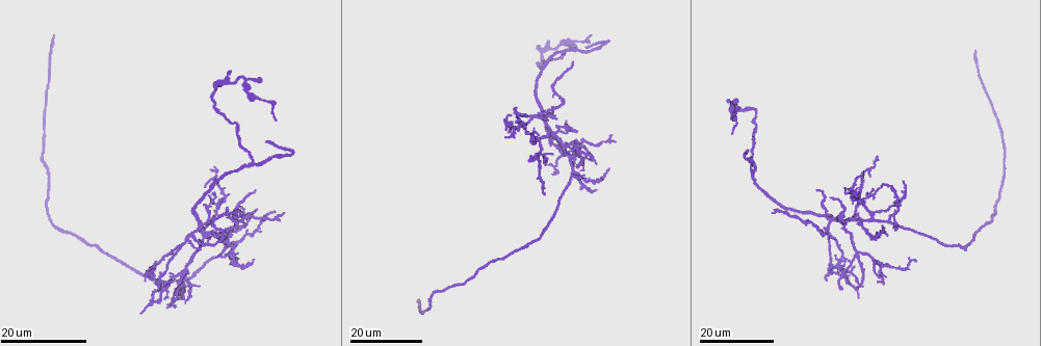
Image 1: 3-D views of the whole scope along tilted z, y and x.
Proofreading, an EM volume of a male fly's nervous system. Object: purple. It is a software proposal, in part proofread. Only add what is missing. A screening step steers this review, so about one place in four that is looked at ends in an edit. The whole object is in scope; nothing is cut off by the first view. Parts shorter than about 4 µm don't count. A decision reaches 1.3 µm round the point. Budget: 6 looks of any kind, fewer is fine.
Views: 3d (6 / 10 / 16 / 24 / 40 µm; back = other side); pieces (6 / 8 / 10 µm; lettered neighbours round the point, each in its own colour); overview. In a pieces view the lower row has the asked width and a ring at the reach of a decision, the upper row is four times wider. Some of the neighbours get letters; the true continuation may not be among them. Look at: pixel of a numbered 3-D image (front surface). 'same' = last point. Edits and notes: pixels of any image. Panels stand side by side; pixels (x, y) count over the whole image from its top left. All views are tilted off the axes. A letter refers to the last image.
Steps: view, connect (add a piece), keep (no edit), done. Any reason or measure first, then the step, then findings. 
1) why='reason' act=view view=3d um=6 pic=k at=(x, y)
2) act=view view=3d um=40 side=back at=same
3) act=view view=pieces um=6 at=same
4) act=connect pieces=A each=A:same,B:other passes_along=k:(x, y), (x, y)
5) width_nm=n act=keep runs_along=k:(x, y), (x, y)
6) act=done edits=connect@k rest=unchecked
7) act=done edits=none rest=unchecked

why='an open end' act=view view=3d um=16 pic=1 at=(866, 195)

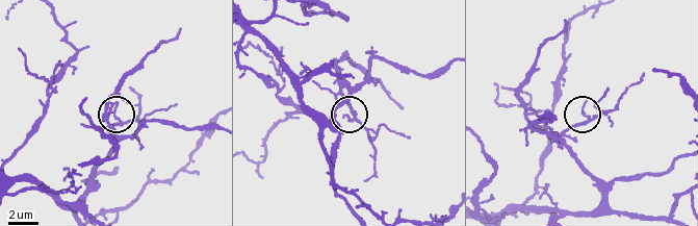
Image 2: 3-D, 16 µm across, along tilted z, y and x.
why='what lies round it' act=view view=pieces um=6 pic=2 at=(117, 105)

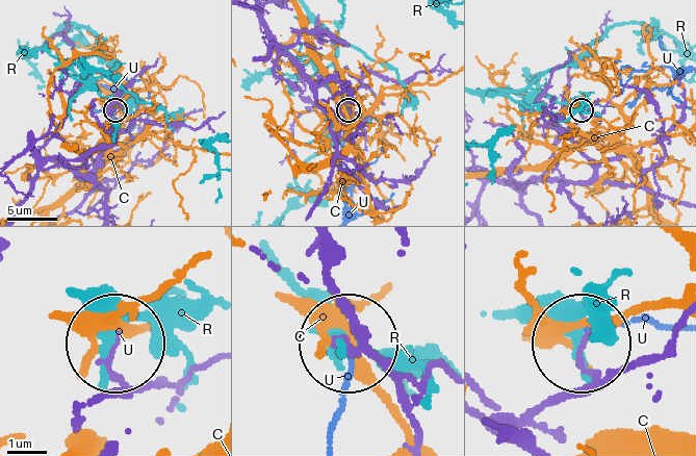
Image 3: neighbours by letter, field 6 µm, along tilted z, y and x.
act=keep each=C:other,R:other,U:other runs_along=3:(101, 399), (114, 389), (111, 347) found='no lettered piece goes on from it'

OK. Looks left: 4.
why='branch stops here' act=view view=3d um=24 pic=1 at=(262, 80)

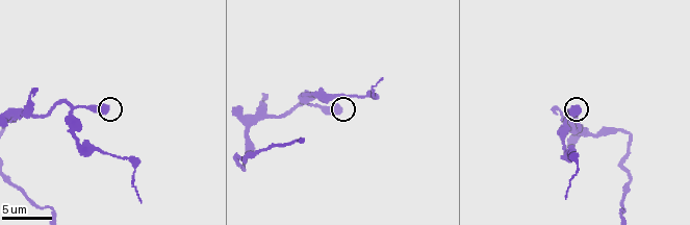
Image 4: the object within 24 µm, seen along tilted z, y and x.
act=view view=pieces um=6 pic=4 at=(338, 112)

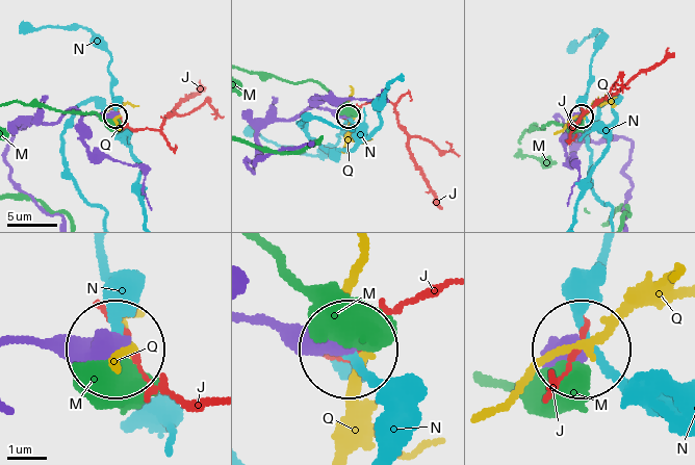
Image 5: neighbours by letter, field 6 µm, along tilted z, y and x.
act=keep each=J:other,M:other,N:other,Q:other found='no lettered piece goes on from it'

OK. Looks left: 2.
why='long arm stops here' act=view view=3d um=16 pic=1 at=(266, 143)

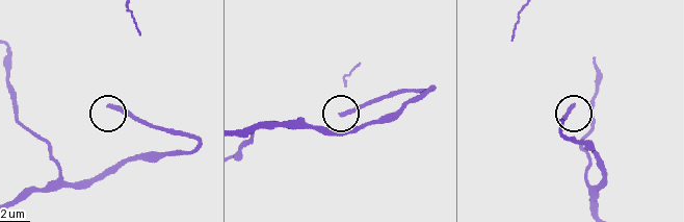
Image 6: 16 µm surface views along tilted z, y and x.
why='see the neighbours' act=view view=pieces um=10 pic=6 at=(109, 104)

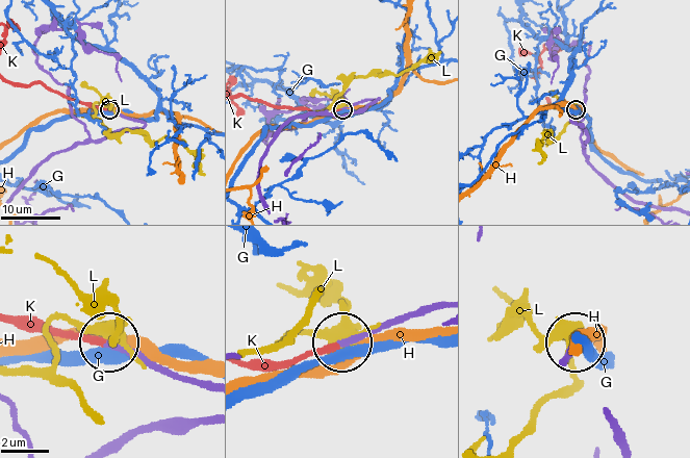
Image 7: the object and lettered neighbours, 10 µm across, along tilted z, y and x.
act=connect pieces=K each=G:other,H:other,K:same,L:other passes_along=7:(125, 118), (62, 97), (39, 82), (23, 84) found='it goes on there'

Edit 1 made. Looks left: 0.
act=done edits=connect@7 rest=unchecked

